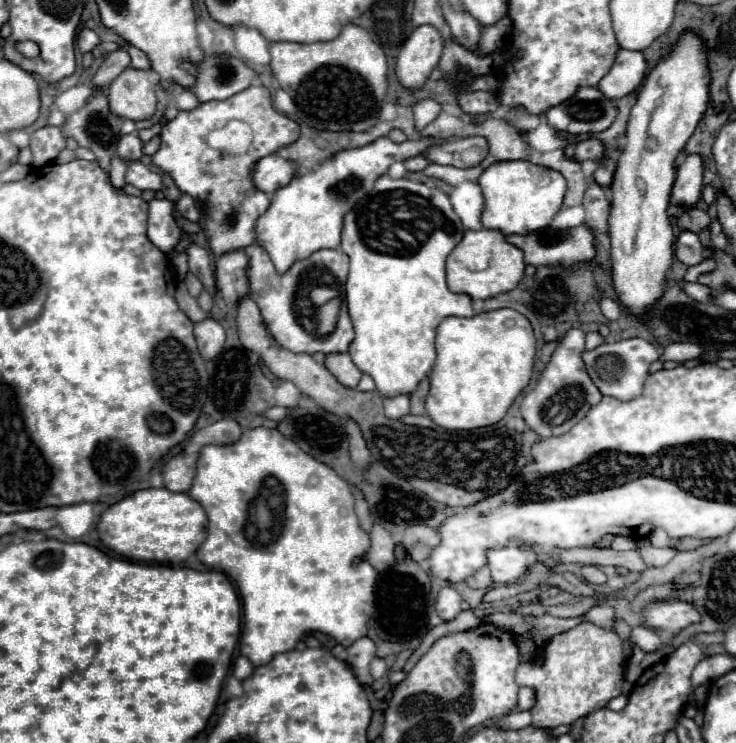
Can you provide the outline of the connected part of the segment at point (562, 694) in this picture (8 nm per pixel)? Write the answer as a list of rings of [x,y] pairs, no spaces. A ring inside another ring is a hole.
[[[580,623],[578,627],[574,627],[566,633],[554,635],[546,643],[540,661],[522,663],[516,671],[516,683],[528,685],[536,691],[536,703],[530,709],[532,725],[536,725],[536,727],[558,727],[562,723],[574,723],[576,719],[582,719],[588,713],[594,713],[596,709],[606,707],[610,703],[610,699],[618,697],[622,693],[624,669],[626,669],[626,657],[622,655],[620,637],[614,631],[606,631],[606,629],[596,627],[592,623]]]

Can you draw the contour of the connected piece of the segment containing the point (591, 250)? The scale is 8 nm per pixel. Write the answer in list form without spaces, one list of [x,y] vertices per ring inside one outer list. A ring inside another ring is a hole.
[[[580,225],[574,229],[558,231],[552,227],[540,229],[538,233],[526,233],[526,235],[508,235],[506,237],[512,245],[520,247],[524,251],[524,261],[534,267],[544,267],[544,265],[564,265],[564,269],[576,269],[576,265],[590,263],[596,255],[596,235],[594,229],[588,225]]]

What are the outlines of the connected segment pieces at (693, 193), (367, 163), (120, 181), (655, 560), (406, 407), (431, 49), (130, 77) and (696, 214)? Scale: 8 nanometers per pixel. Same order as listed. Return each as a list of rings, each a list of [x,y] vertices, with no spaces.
[[[690,153],[682,159],[672,187],[672,203],[682,207],[696,205],[702,193],[702,169],[702,157],[698,153]]]
[[[382,137],[366,147],[340,151],[310,173],[296,175],[286,187],[280,187],[268,211],[256,221],[256,243],[270,255],[276,273],[286,273],[294,261],[310,257],[314,251],[338,249],[344,213],[372,191],[374,181],[384,175],[394,161],[416,157],[434,143],[438,143],[436,137],[420,137],[418,141],[404,143],[392,143],[388,137]]]
[[[112,159],[112,169],[110,169],[110,181],[114,187],[124,187],[126,181],[124,181],[124,173],[126,173],[126,165],[120,161],[120,159]]]
[[[644,545],[638,551],[644,557],[644,561],[652,567],[662,567],[676,555],[676,549],[658,549],[658,547],[652,547],[652,545]]]
[[[396,395],[396,397],[384,397],[384,413],[390,419],[400,419],[410,411],[410,399],[408,395]]]
[[[432,25],[416,27],[398,55],[396,75],[400,83],[408,89],[420,89],[438,65],[442,45],[444,39],[438,29],[432,29]]]
[[[128,67],[110,83],[108,101],[112,113],[120,117],[132,121],[148,119],[156,111],[156,81],[150,71]]]
[[[696,207],[686,209],[680,217],[678,217],[678,229],[680,231],[692,231],[692,233],[700,233],[704,227],[710,225],[710,217],[706,211],[700,211]]]

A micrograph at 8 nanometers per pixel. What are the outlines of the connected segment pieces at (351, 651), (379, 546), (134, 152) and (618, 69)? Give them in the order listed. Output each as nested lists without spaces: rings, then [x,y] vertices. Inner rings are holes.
[[[362,637],[360,641],[356,641],[348,647],[348,665],[350,665],[352,673],[358,677],[358,681],[364,685],[374,683],[370,677],[370,671],[368,671],[368,665],[374,659],[374,651],[376,651],[376,645],[370,637]]]
[[[374,525],[370,531],[372,537],[372,547],[366,555],[368,563],[376,569],[376,571],[384,571],[390,569],[392,565],[396,565],[396,555],[394,555],[394,537],[392,533],[388,533],[382,525]]]
[[[136,133],[122,135],[118,141],[118,155],[122,159],[140,159],[142,157],[142,141]]]
[[[620,49],[610,71],[600,79],[598,89],[612,101],[632,93],[646,75],[646,59],[642,51]]]

